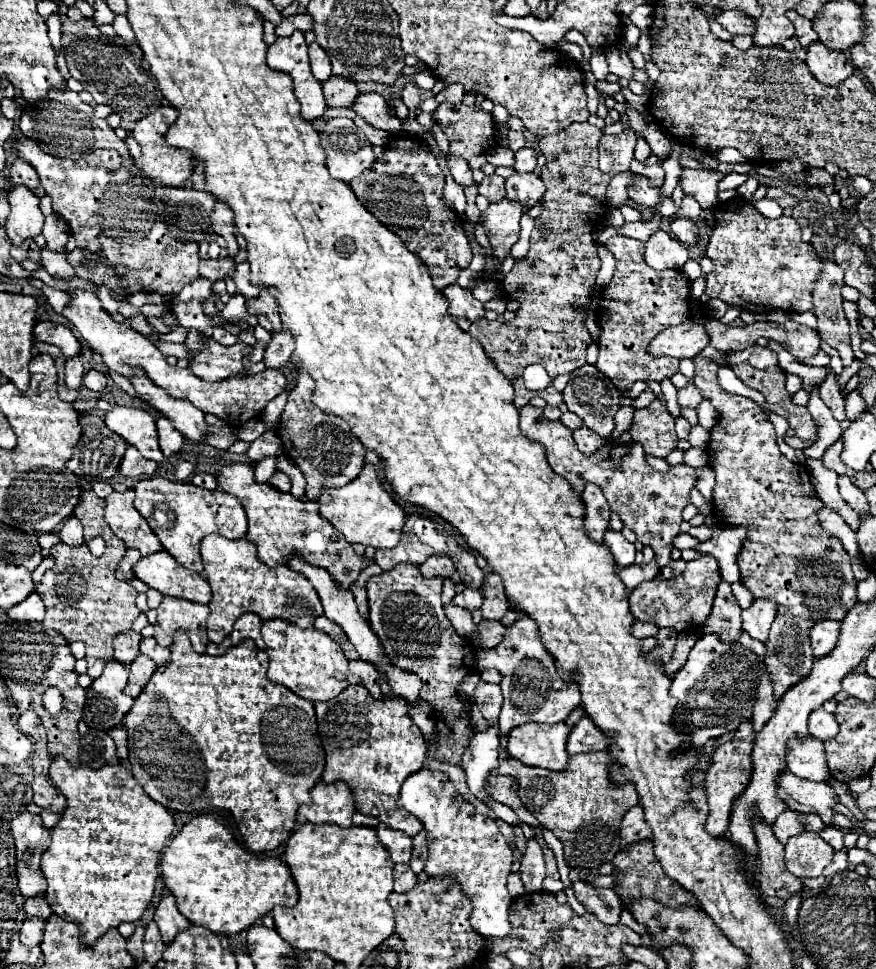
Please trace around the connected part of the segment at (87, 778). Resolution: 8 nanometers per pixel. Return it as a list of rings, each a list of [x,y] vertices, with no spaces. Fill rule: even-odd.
[[[56,757],[50,765],[50,779],[66,797],[66,811],[62,813],[60,825],[52,829],[50,847],[42,855],[42,873],[48,881],[46,899],[58,917],[78,923],[80,945],[92,947],[108,929],[124,921],[134,923],[142,917],[154,895],[162,849],[176,825],[172,813],[148,799],[130,769],[122,765],[104,765],[100,769],[74,767],[64,757]]]

